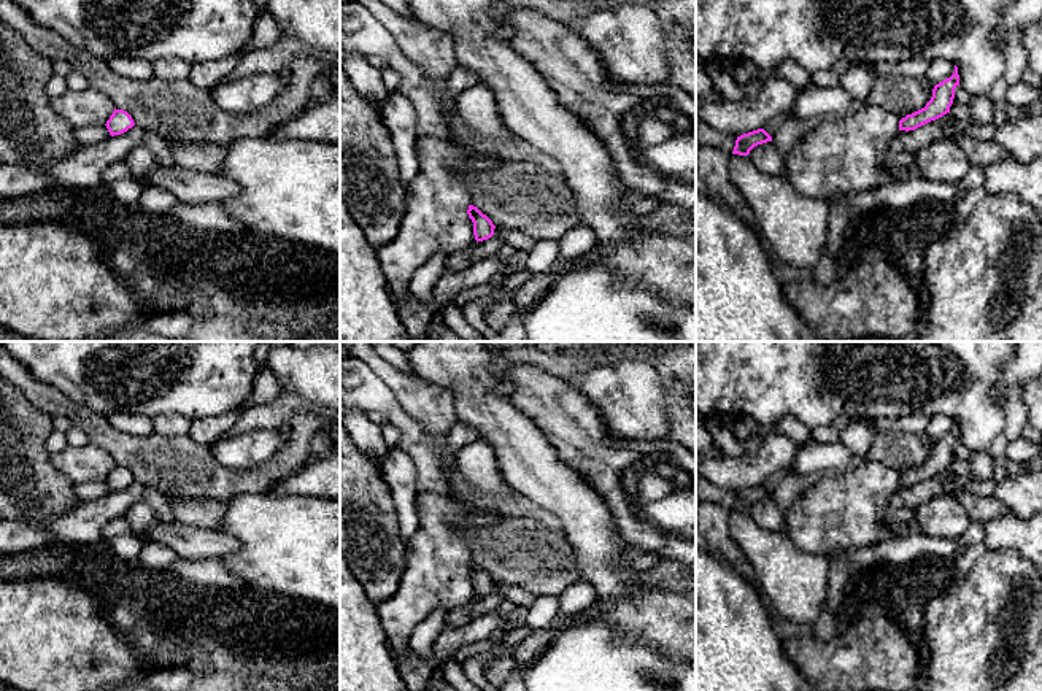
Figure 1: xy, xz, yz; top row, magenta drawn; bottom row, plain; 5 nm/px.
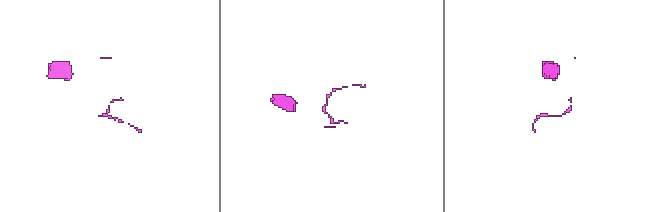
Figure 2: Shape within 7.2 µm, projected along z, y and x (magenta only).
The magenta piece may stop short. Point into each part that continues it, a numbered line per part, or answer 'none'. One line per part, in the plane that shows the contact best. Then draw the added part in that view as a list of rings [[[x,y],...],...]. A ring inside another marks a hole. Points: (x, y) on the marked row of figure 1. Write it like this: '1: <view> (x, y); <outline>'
none

